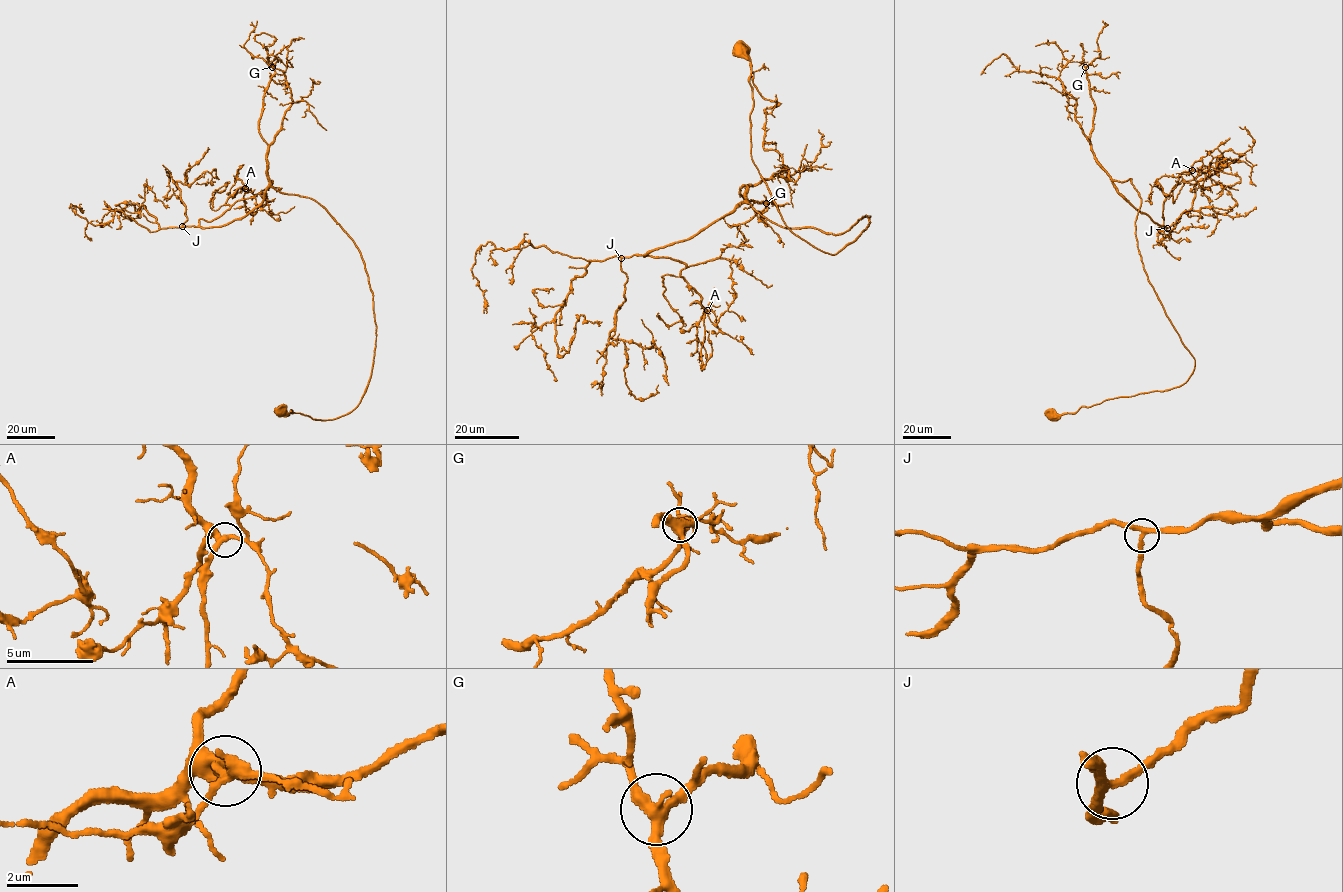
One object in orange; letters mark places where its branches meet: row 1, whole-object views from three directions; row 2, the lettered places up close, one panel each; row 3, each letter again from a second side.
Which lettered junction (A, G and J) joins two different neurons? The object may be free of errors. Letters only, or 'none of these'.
none of these

